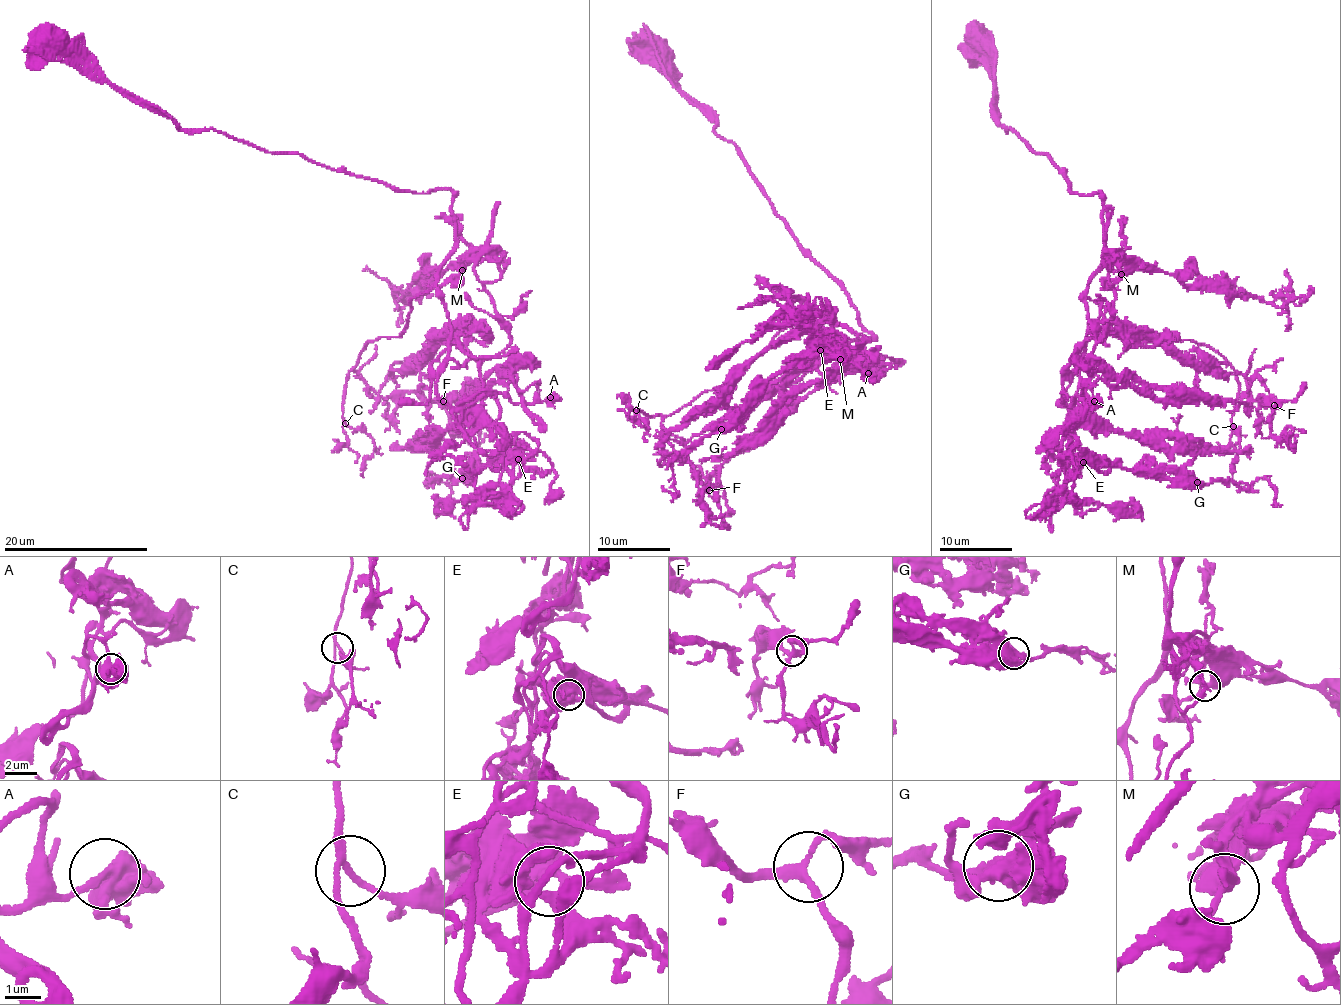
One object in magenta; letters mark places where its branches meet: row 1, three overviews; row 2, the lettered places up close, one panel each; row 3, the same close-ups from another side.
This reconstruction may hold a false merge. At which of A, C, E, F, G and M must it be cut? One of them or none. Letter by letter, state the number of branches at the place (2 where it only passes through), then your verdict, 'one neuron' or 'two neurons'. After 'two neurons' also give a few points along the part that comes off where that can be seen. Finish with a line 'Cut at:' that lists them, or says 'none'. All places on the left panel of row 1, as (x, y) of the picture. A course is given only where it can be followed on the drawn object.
A: 4 branches meet; one neuron
C: 3 branches meet; one neuron
E: 4 branches meet; one neuron
F: 3 branches meet; one neuron
G: 3 branches meet; one neuron
M: 5 branches meet; one neuron
Cut at: none

